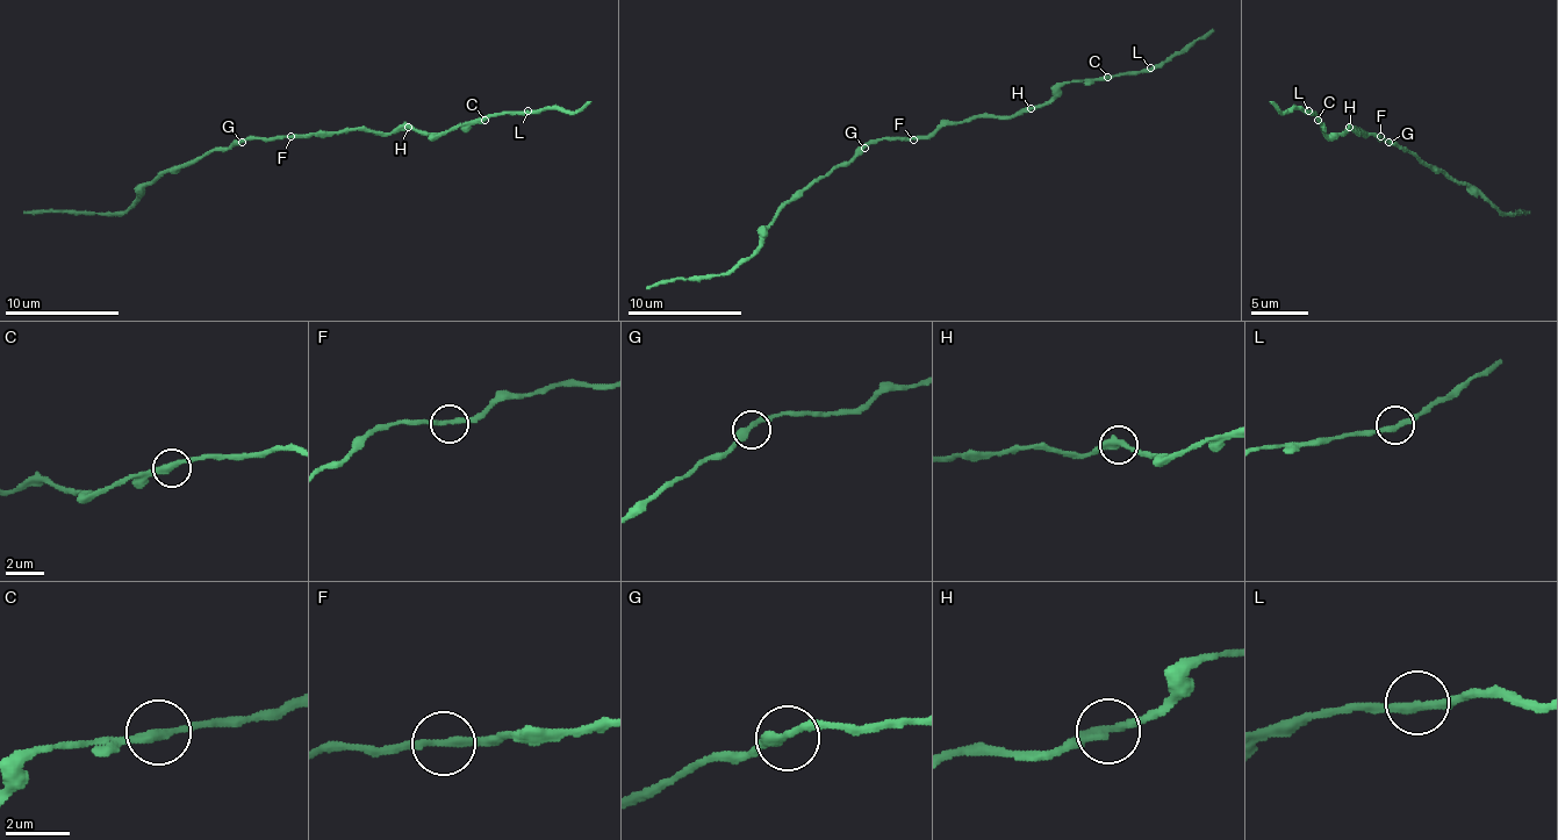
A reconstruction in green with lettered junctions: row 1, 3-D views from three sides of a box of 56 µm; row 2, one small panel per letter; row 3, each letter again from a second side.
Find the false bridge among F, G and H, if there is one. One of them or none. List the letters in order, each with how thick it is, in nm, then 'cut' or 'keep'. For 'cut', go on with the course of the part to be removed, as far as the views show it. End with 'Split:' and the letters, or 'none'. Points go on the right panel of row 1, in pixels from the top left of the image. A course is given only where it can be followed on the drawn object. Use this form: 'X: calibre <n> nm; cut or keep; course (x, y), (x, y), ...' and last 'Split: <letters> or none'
F: calibre 240 nm; keep
G: calibre 320 nm; keep
H: calibre 320 nm; keep
Split: none

